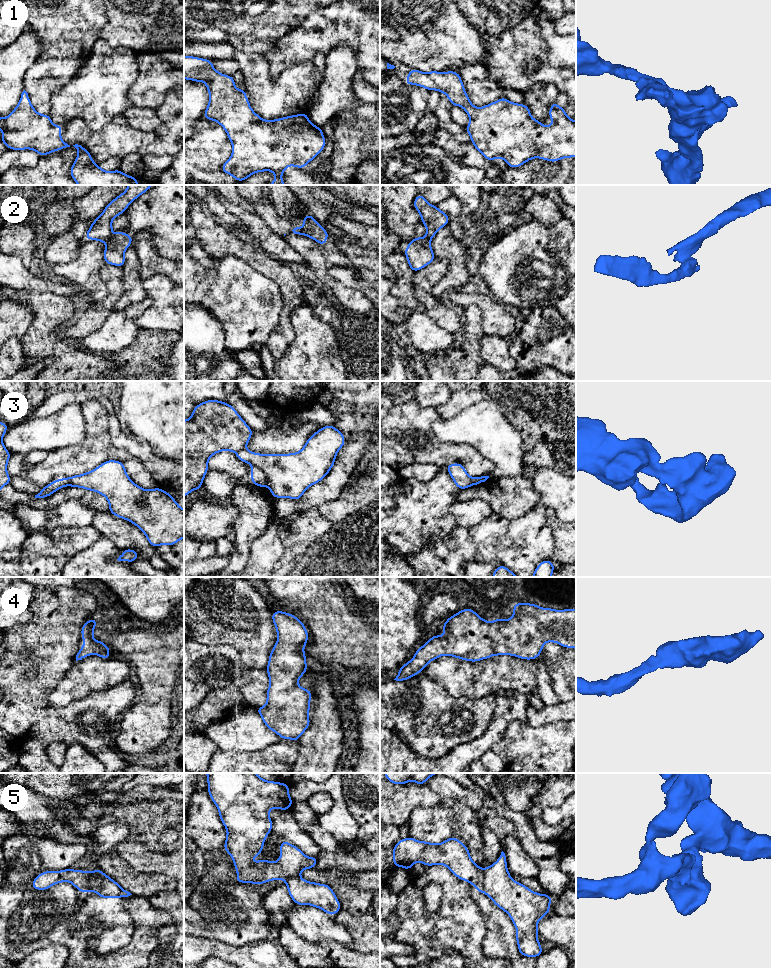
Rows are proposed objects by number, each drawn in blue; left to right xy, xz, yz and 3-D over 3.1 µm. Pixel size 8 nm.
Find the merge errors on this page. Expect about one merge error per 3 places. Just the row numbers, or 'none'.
2, 3, 5

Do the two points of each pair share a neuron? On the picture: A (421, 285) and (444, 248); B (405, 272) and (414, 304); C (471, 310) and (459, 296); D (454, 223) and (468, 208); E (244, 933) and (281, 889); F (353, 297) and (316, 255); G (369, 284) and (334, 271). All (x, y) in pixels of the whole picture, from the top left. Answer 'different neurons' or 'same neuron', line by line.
A: different neurons
B: same neuron
C: different neurons
D: different neurons
E: different neurons
F: same neuron
G: same neuron

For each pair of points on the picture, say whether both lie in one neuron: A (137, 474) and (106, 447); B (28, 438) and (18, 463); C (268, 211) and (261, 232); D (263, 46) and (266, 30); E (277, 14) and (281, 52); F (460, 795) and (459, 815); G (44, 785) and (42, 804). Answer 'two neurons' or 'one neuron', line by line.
A: one neuron
B: two neurons
C: two neurons
D: two neurons
E: two neurons
F: two neurons
G: two neurons

